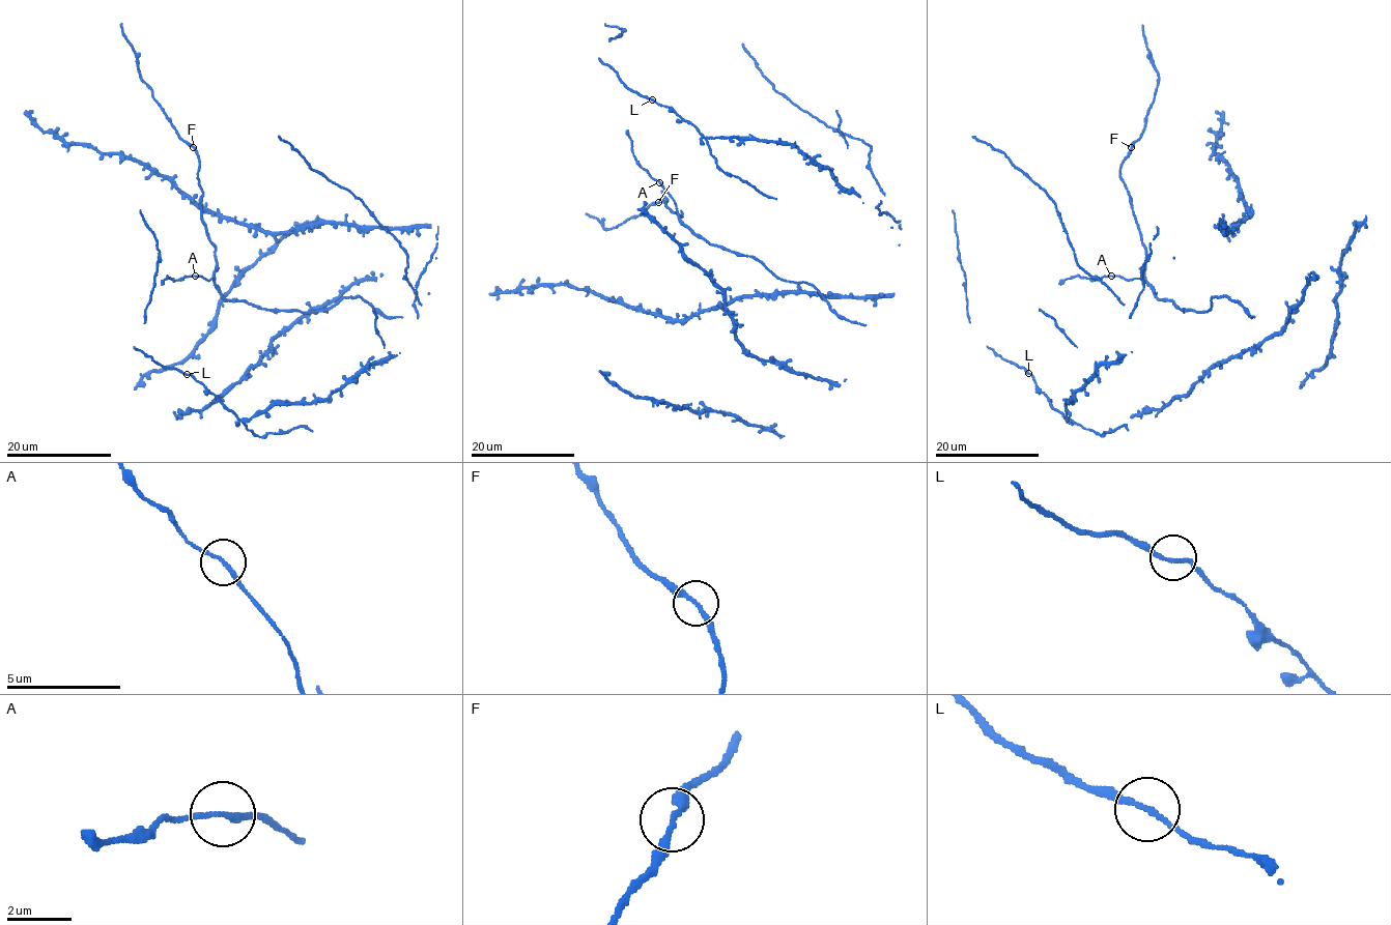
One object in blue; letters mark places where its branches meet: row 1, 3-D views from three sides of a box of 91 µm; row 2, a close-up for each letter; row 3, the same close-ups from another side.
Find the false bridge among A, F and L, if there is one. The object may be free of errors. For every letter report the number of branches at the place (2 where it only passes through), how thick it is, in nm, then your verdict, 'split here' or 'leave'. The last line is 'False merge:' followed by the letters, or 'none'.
A: branches 2; calibre 170 nm; leave
F: branches 2; calibre 190 nm; leave
L: branches 2; calibre 170 nm; leave
False merge: none

